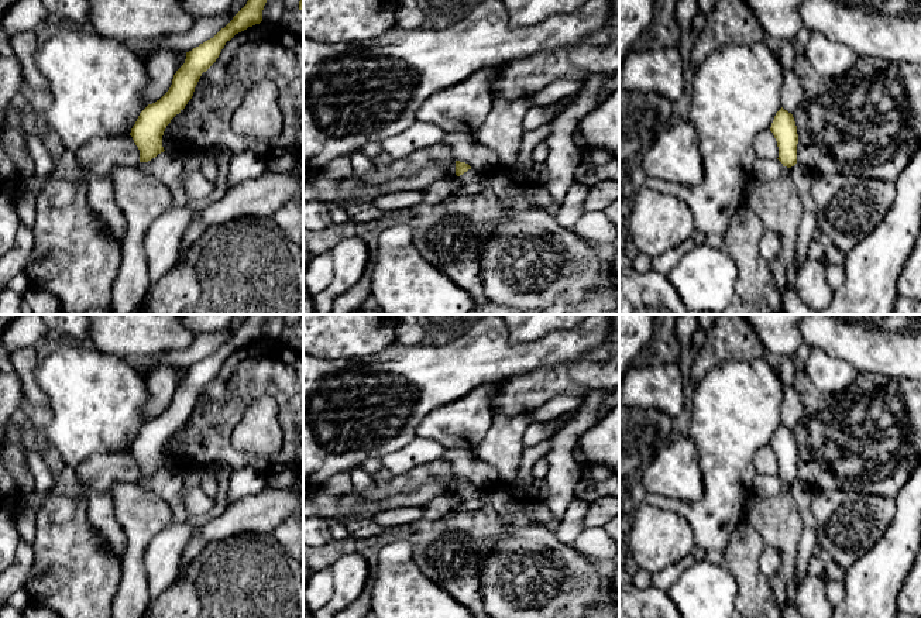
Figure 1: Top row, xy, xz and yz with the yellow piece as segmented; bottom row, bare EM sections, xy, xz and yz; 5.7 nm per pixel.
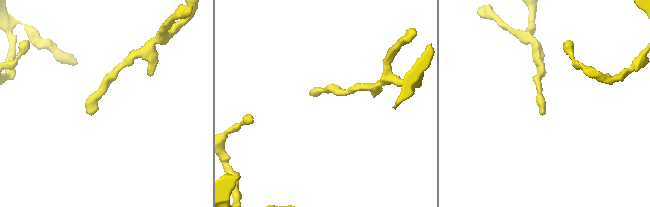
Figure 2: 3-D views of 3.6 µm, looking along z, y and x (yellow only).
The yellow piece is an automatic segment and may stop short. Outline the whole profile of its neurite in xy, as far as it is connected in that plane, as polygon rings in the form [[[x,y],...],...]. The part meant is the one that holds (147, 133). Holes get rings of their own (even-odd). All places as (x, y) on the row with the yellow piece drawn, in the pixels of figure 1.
[[[248,0],[213,38],[186,52],[185,63],[173,75],[169,90],[159,100],[148,104],[131,128],[130,135],[140,150],[140,162],[148,162],[165,151],[164,131],[192,99],[202,73],[216,62],[227,41],[262,21],[265,3],[267,0]]]

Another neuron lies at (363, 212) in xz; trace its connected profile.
[[[367,200],[347,205],[344,210],[348,214],[350,222],[354,224],[364,224],[372,220],[378,220],[389,213],[378,207],[374,202]]]

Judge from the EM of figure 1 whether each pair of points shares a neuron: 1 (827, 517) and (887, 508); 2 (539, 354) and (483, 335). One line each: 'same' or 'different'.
1: same
2: same

